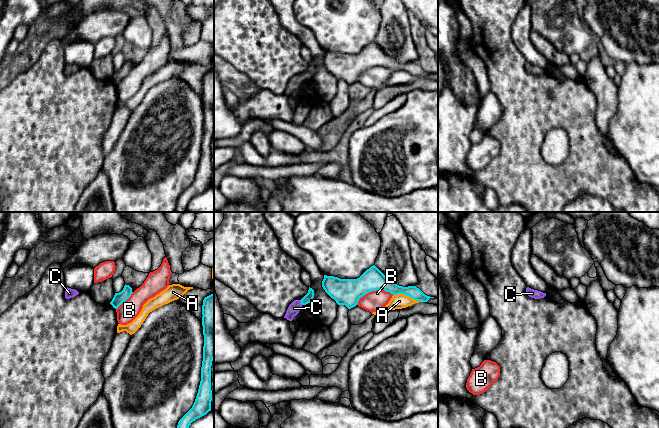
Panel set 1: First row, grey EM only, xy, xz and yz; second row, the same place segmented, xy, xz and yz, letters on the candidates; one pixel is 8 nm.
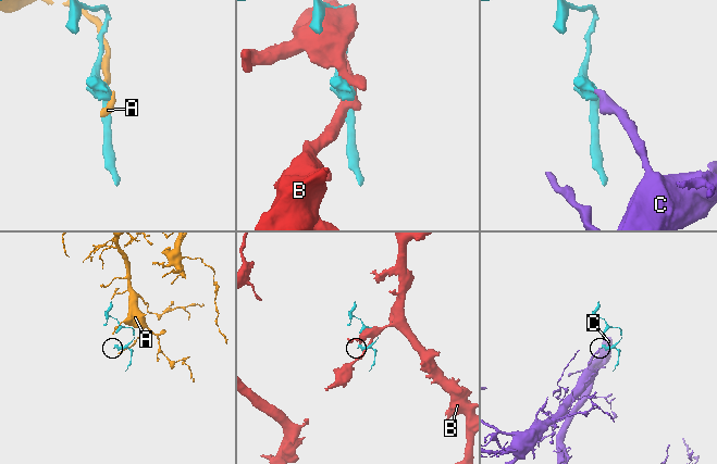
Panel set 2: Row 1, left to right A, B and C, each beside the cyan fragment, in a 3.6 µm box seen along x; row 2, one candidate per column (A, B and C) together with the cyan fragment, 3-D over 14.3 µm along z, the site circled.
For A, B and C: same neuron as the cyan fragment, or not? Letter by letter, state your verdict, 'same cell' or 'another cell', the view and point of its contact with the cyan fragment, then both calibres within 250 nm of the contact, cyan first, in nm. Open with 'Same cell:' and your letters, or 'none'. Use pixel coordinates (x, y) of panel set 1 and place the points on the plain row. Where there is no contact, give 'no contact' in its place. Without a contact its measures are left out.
Same cell: C
A: another cell; meets cyan in xz at (408, 71); 120 nm thick on the cyan side, 120 nm on the other
B: another cell; meets cyan in xz at (373, 66); 220 nm thick on the cyan side, 160 nm on the other
C: same cell; meets cyan in xz at (301, 78); 70 nm thick on the cyan side, 90 nm on the other

